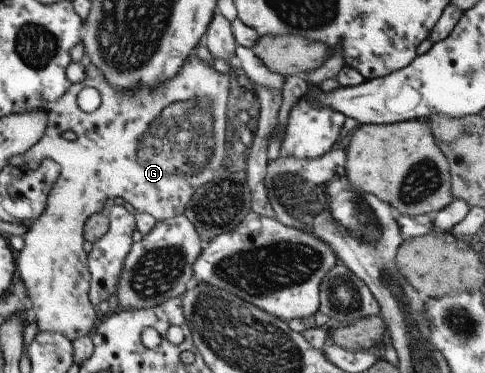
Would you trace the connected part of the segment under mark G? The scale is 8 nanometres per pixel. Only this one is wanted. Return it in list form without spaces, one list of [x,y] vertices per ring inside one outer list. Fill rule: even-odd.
[[[193,50],[173,78],[149,90],[115,90],[105,82],[102,72],[88,64],[84,79],[70,86],[48,107],[45,132],[21,156],[26,170],[35,171],[43,159],[51,159],[58,164],[59,172],[40,218],[22,236],[25,245],[16,255],[18,276],[27,285],[31,319],[36,321],[37,332],[58,332],[72,341],[90,336],[96,326],[100,315],[89,299],[88,254],[82,250],[82,243],[86,219],[100,213],[106,199],[113,197],[118,202],[127,201],[136,211],[150,213],[156,222],[161,222],[182,214],[192,193],[214,177],[224,159],[229,85],[228,73],[214,70],[198,59]],[[84,87],[94,87],[100,97],[98,107],[89,113],[82,112],[76,104],[76,94]]]

